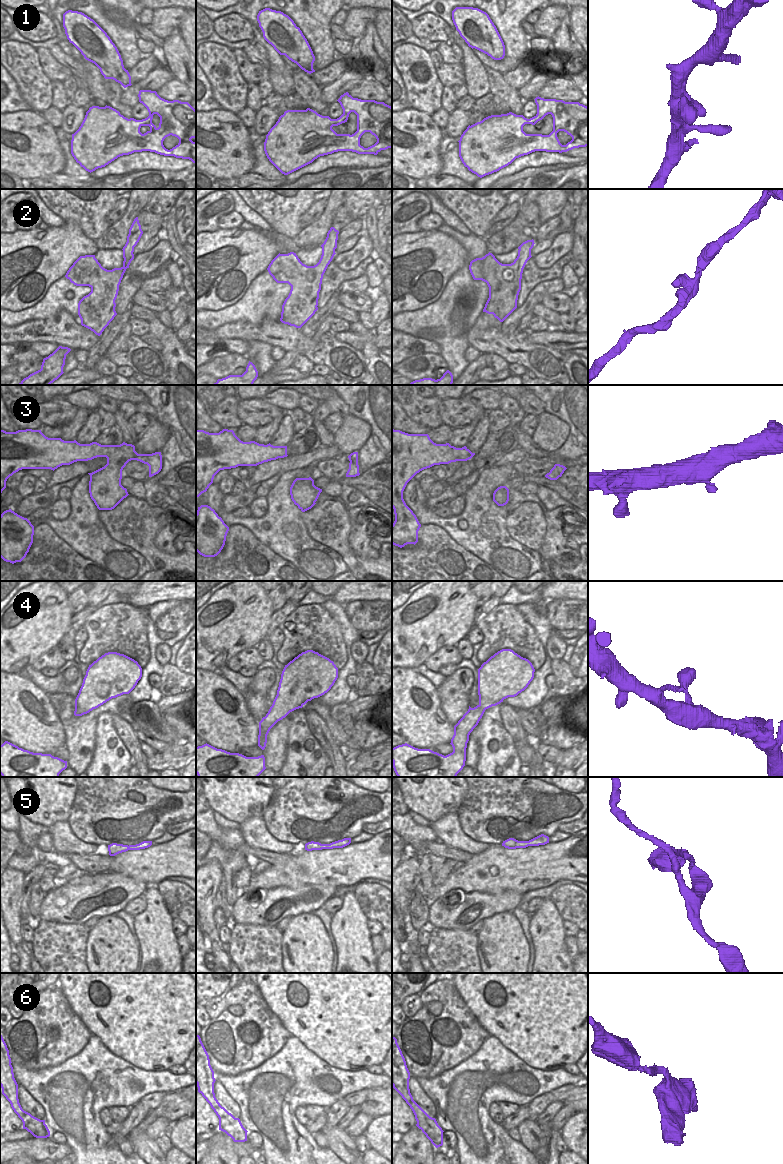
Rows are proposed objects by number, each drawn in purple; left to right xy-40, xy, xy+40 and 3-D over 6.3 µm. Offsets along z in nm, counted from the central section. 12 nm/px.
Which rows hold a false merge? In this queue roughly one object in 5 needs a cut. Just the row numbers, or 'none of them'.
none of them

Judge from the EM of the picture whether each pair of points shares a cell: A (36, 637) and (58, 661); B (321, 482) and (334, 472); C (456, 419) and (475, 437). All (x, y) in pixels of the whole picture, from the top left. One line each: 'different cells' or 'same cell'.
A: different cells
B: different cells
C: different cells

